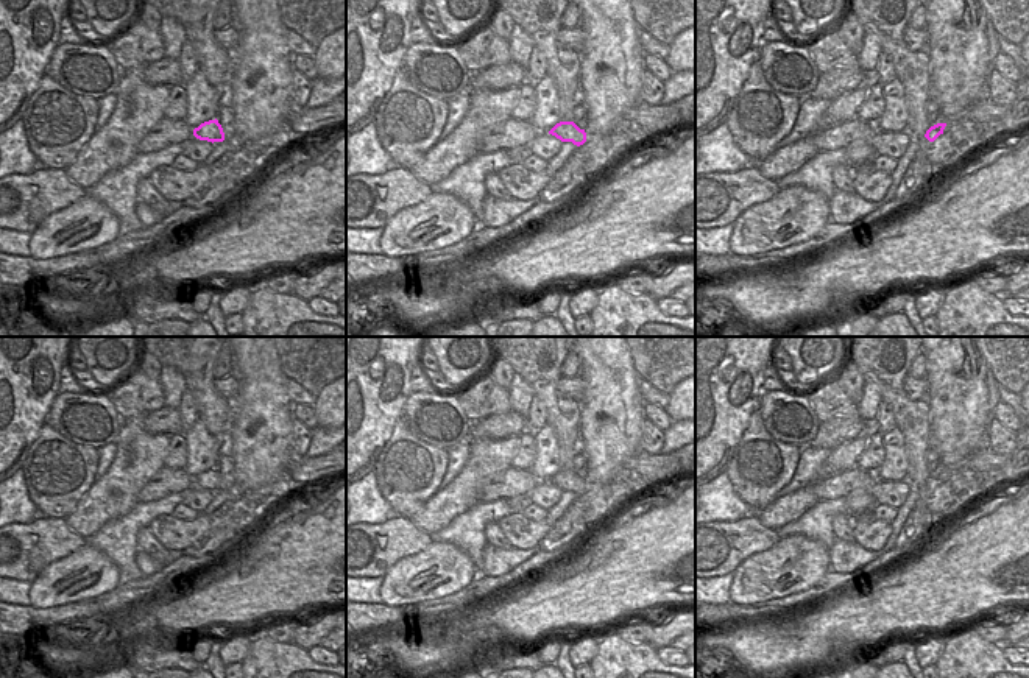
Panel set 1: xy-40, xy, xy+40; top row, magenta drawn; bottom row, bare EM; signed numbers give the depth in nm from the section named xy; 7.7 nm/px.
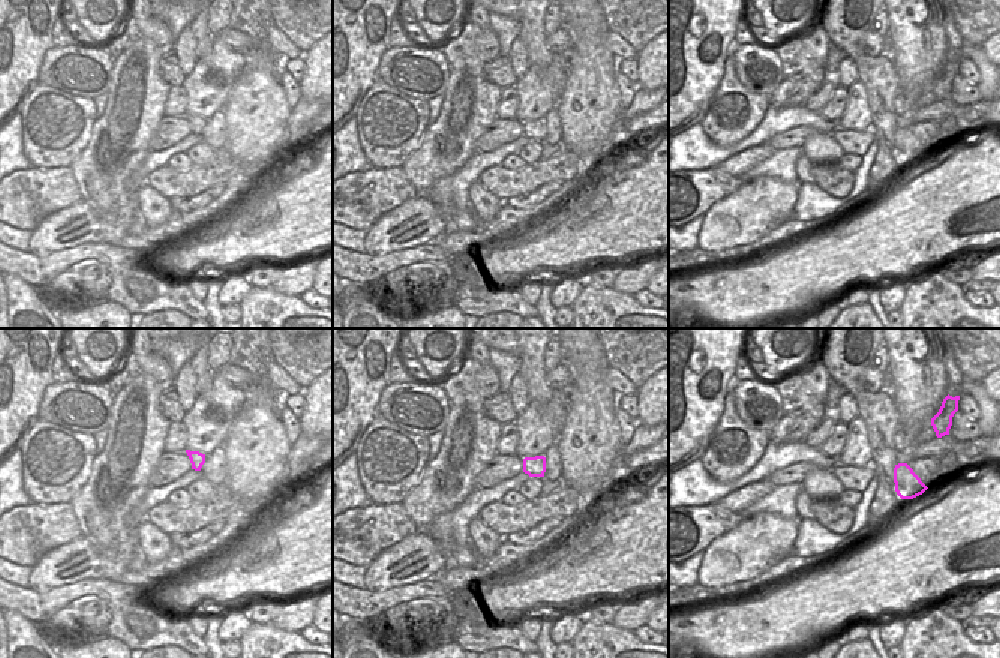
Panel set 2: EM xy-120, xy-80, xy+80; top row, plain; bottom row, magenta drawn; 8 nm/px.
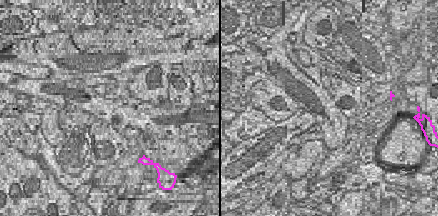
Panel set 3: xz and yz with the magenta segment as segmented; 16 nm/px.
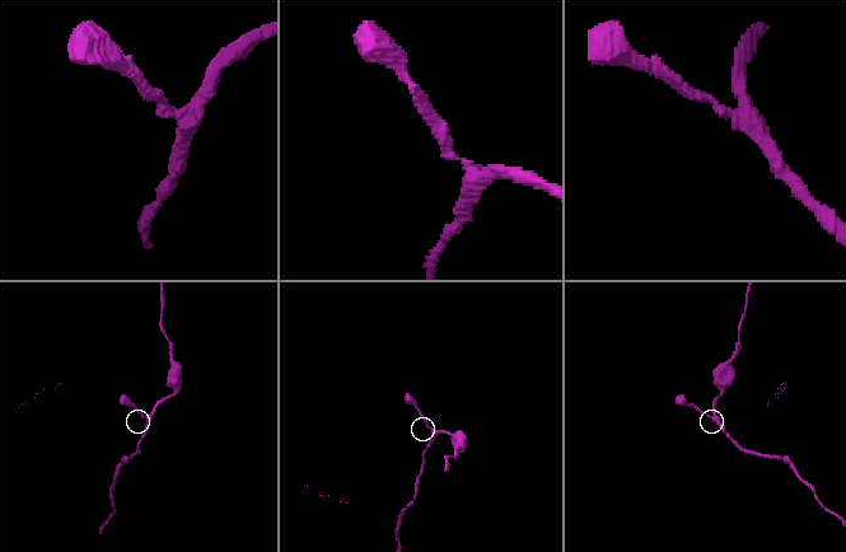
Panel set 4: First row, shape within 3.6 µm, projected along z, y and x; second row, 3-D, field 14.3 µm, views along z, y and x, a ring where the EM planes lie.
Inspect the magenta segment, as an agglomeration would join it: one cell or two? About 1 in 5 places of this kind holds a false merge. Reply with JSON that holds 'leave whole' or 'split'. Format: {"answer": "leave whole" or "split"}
{"answer": "leave whole"}

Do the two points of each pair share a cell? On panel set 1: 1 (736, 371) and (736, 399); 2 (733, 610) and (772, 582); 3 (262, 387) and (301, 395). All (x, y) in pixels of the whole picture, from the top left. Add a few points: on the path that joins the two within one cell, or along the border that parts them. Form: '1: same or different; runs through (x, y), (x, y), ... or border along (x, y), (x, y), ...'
1: same; runs through (736, 377), (736, 393)
2: different; border along (730, 600), (749, 607)
3: different; border along (286, 379), (286, 395), (293, 402)

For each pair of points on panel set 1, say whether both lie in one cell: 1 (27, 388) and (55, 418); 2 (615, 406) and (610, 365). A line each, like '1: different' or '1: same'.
1: different
2: same

